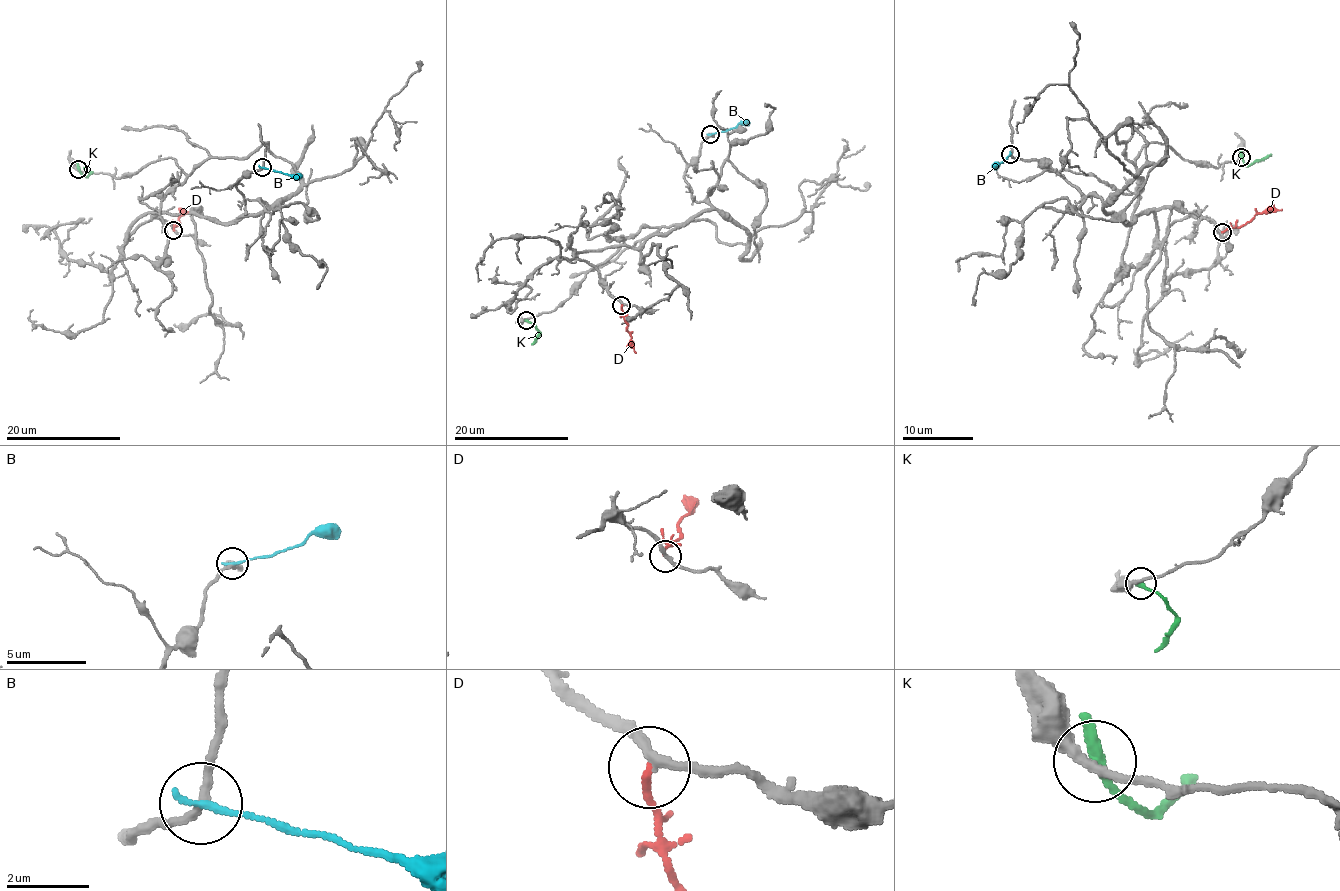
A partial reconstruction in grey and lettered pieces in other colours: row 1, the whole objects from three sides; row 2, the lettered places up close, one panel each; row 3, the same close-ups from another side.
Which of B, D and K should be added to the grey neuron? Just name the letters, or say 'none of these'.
D

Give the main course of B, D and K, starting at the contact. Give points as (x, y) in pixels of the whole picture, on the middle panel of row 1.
B: (711, 134), (749, 121)
D: (622, 305), (623, 319), (636, 353)
K: (526, 320), (539, 332), (532, 345)

